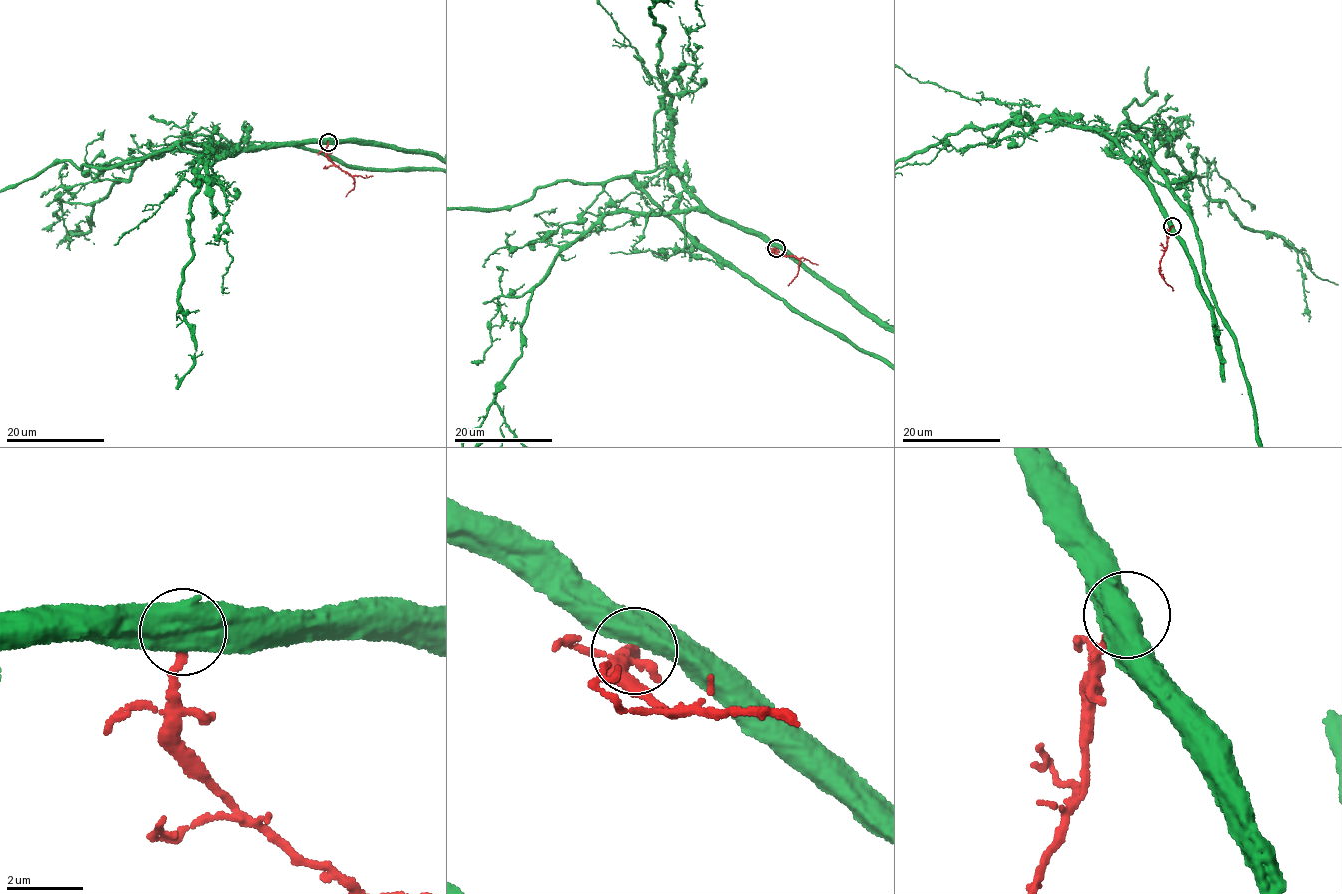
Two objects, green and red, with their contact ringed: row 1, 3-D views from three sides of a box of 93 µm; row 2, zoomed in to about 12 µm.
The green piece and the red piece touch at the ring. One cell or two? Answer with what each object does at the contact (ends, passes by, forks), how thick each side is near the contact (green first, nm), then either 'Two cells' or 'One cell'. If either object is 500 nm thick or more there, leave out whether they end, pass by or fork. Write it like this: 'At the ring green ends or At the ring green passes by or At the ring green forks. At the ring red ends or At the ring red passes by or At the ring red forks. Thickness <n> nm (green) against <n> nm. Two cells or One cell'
Thickness 600 nm (green) against 240 nm. Two cells

